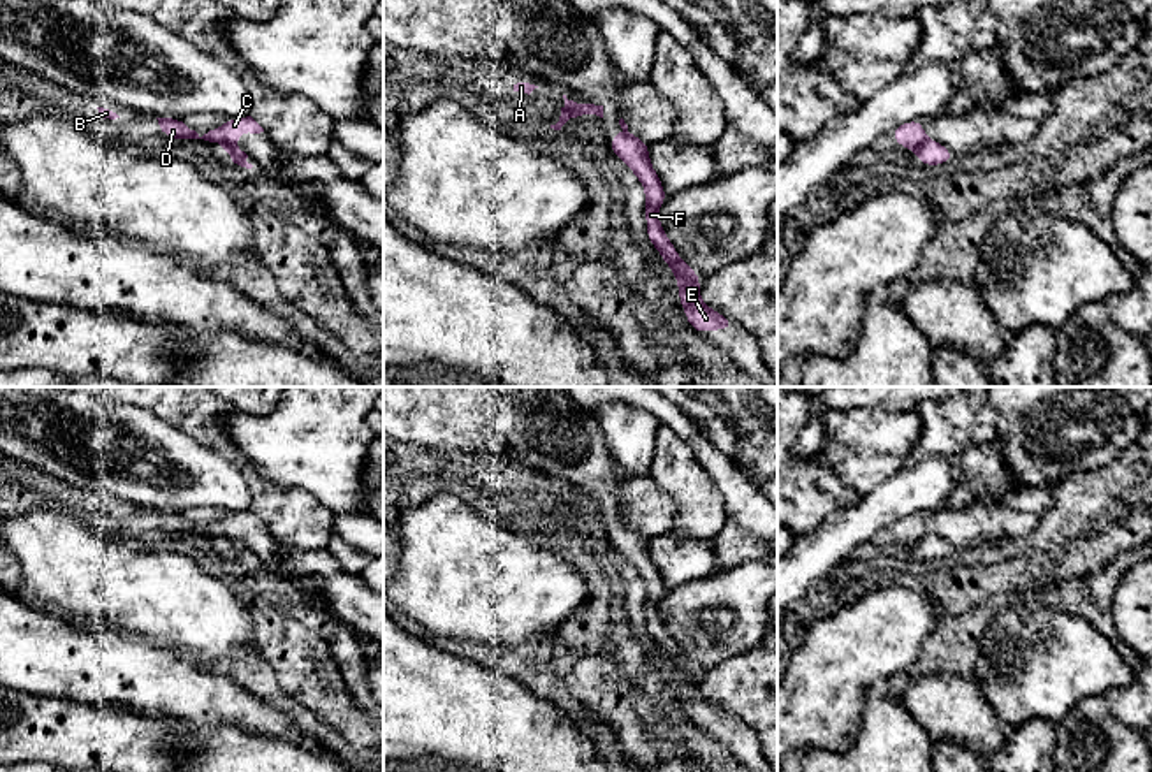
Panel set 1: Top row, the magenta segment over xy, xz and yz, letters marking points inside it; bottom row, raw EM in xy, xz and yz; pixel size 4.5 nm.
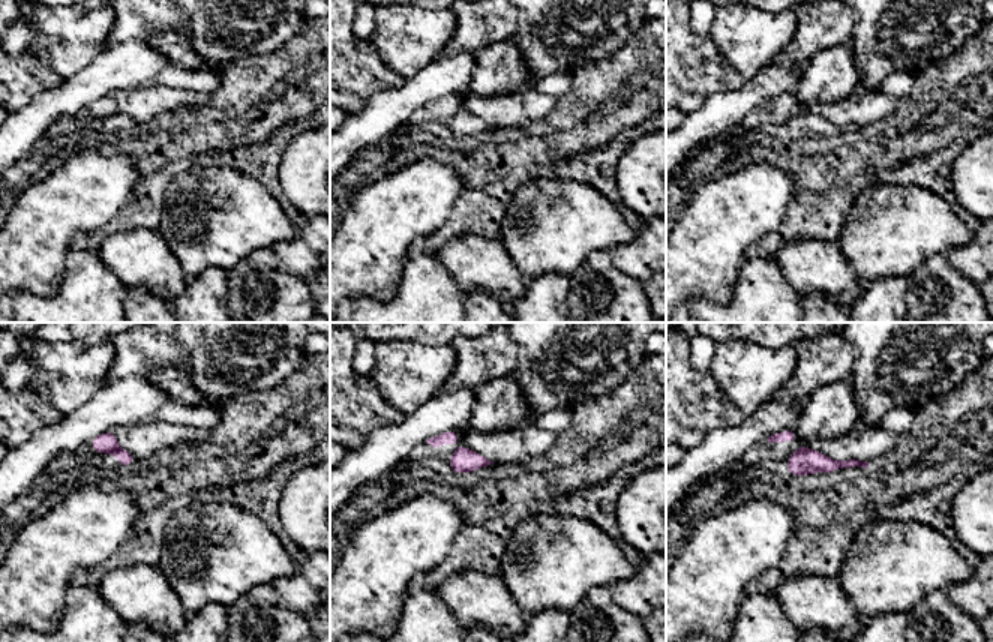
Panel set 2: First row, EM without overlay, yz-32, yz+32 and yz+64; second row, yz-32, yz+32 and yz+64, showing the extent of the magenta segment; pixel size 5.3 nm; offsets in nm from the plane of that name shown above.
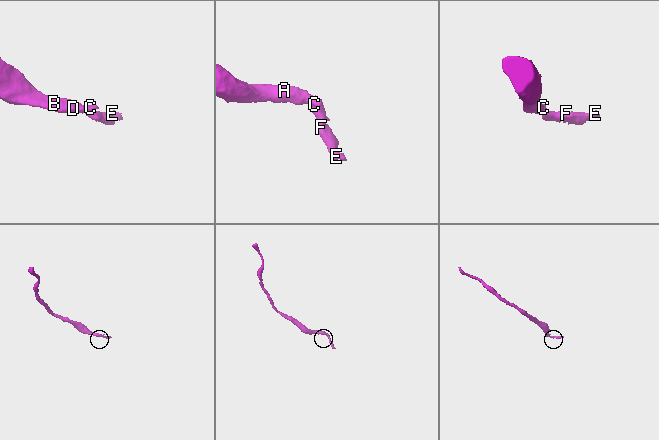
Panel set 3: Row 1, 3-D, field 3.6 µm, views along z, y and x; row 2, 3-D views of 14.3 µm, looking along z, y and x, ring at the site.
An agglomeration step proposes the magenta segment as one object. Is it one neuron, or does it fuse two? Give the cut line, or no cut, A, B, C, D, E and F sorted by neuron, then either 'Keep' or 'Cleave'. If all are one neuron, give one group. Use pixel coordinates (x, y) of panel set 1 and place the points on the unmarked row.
Split along yz (925, 531), (915, 544). Groups: A B C D / E F. Cleave

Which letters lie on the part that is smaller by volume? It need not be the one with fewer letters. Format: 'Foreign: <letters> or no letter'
Foreign: E, F

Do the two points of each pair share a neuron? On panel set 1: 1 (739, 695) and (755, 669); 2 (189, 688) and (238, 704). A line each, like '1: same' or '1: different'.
1: same
2: same

